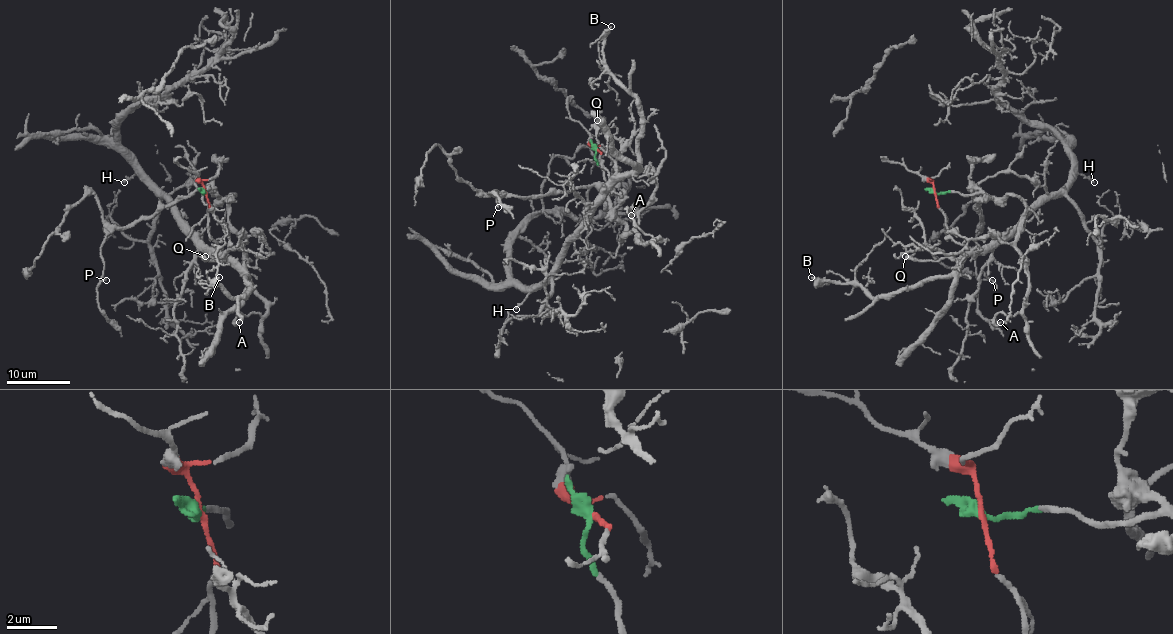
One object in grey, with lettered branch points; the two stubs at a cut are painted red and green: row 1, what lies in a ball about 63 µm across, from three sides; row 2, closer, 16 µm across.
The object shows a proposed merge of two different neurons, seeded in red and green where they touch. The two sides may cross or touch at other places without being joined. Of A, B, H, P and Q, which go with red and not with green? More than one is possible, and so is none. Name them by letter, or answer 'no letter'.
B, H, Q

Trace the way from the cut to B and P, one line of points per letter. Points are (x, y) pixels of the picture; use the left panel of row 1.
B: (204, 192), (209, 234), (245, 275), (248, 288), (233, 297), (210, 282), (218, 277)
P: (204, 192), (217, 194), (196, 189), (161, 205), (150, 216), (115, 227), (100, 248), (105, 280)

